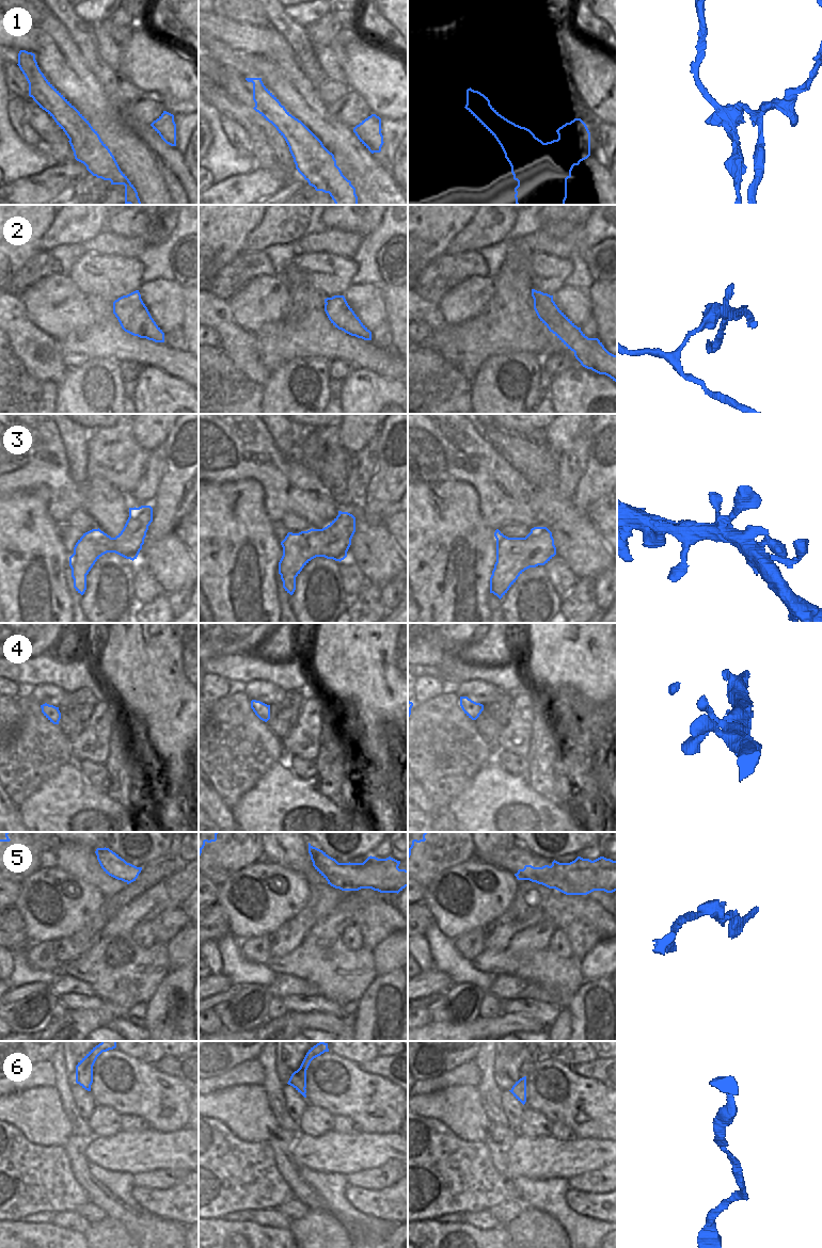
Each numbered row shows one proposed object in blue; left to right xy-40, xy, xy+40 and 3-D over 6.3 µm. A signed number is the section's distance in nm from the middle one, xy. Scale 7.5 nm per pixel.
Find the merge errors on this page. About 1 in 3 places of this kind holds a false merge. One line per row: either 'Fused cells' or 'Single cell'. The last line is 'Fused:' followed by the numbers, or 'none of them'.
1: Fused cells
2: Fused cells
3: Single cell
4: Single cell
5: Single cell
6: Single cell
Fused: 1, 2.

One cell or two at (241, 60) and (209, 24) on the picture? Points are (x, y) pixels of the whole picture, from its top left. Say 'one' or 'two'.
two

